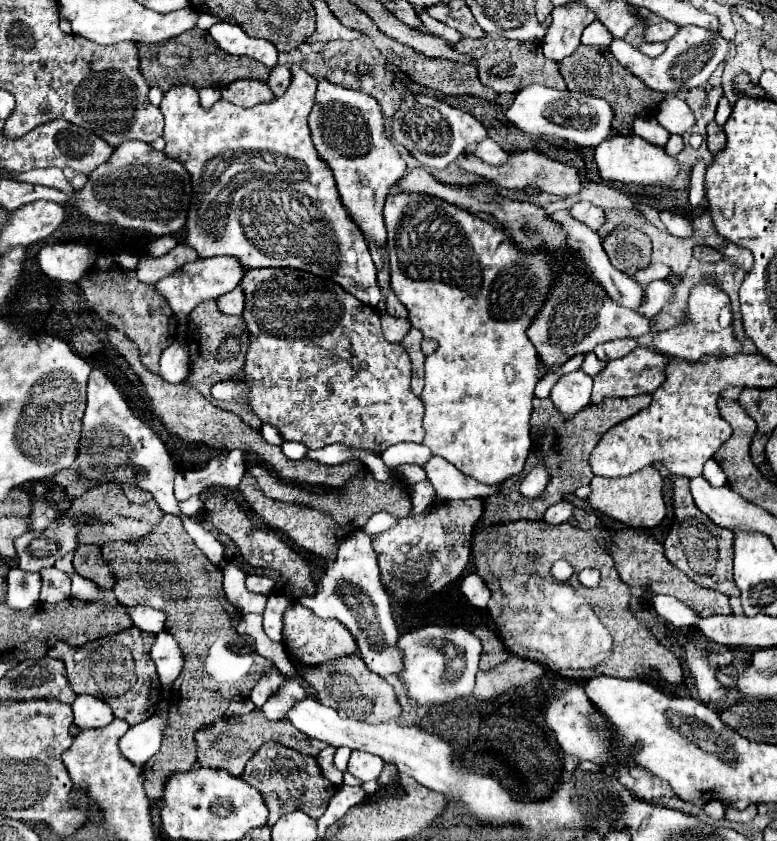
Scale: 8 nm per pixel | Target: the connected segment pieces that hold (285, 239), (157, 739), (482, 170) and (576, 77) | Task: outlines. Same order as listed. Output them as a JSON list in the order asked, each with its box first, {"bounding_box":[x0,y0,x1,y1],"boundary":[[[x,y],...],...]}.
[{"bounding_box":[160,64,382,306],"boundary":[[[292,64],[292,84],[288,90],[254,108],[240,108],[232,102],[220,100],[210,110],[204,110],[198,100],[198,90],[192,86],[170,88],[160,104],[164,114],[164,154],[184,164],[192,178],[192,202],[186,220],[186,244],[198,252],[200,258],[232,256],[244,270],[252,268],[296,268],[322,278],[332,278],[346,292],[368,306],[382,300],[376,268],[368,252],[362,230],[346,214],[332,170],[318,156],[308,128],[308,112],[316,94],[316,78],[304,68]]]},{"bounding_box":[120,712,168,766],"boundary":[[[168,712],[154,714],[148,720],[132,726],[120,738],[120,752],[134,766],[144,766],[162,744],[162,730],[166,727]]]},{"bounding_box":[458,150,582,196],"boundary":[[[532,150],[510,154],[508,164],[502,164],[502,166],[490,166],[490,164],[484,164],[482,160],[476,160],[476,156],[472,156],[472,154],[464,154],[464,156],[460,156],[458,166],[462,166],[464,170],[474,172],[474,174],[482,176],[484,180],[488,180],[496,186],[502,186],[502,188],[518,188],[520,190],[528,184],[536,184],[544,192],[556,194],[556,196],[576,196],[582,190],[582,180],[580,180],[580,174],[574,166],[558,162],[558,160],[550,160],[550,158],[546,158],[538,152],[532,152]]]},{"bounding_box":[558,44,664,136],"boundary":[[[580,44],[572,56],[568,56],[566,60],[562,60],[558,64],[560,64],[560,72],[568,84],[568,90],[578,90],[578,92],[584,92],[590,96],[598,96],[612,104],[612,110],[616,116],[614,124],[612,124],[612,136],[614,134],[628,136],[632,132],[632,120],[636,120],[636,116],[654,116],[658,110],[658,104],[664,100],[664,94],[652,92],[640,78],[632,76],[632,72],[628,72],[624,66],[620,66],[608,48]]]}]

